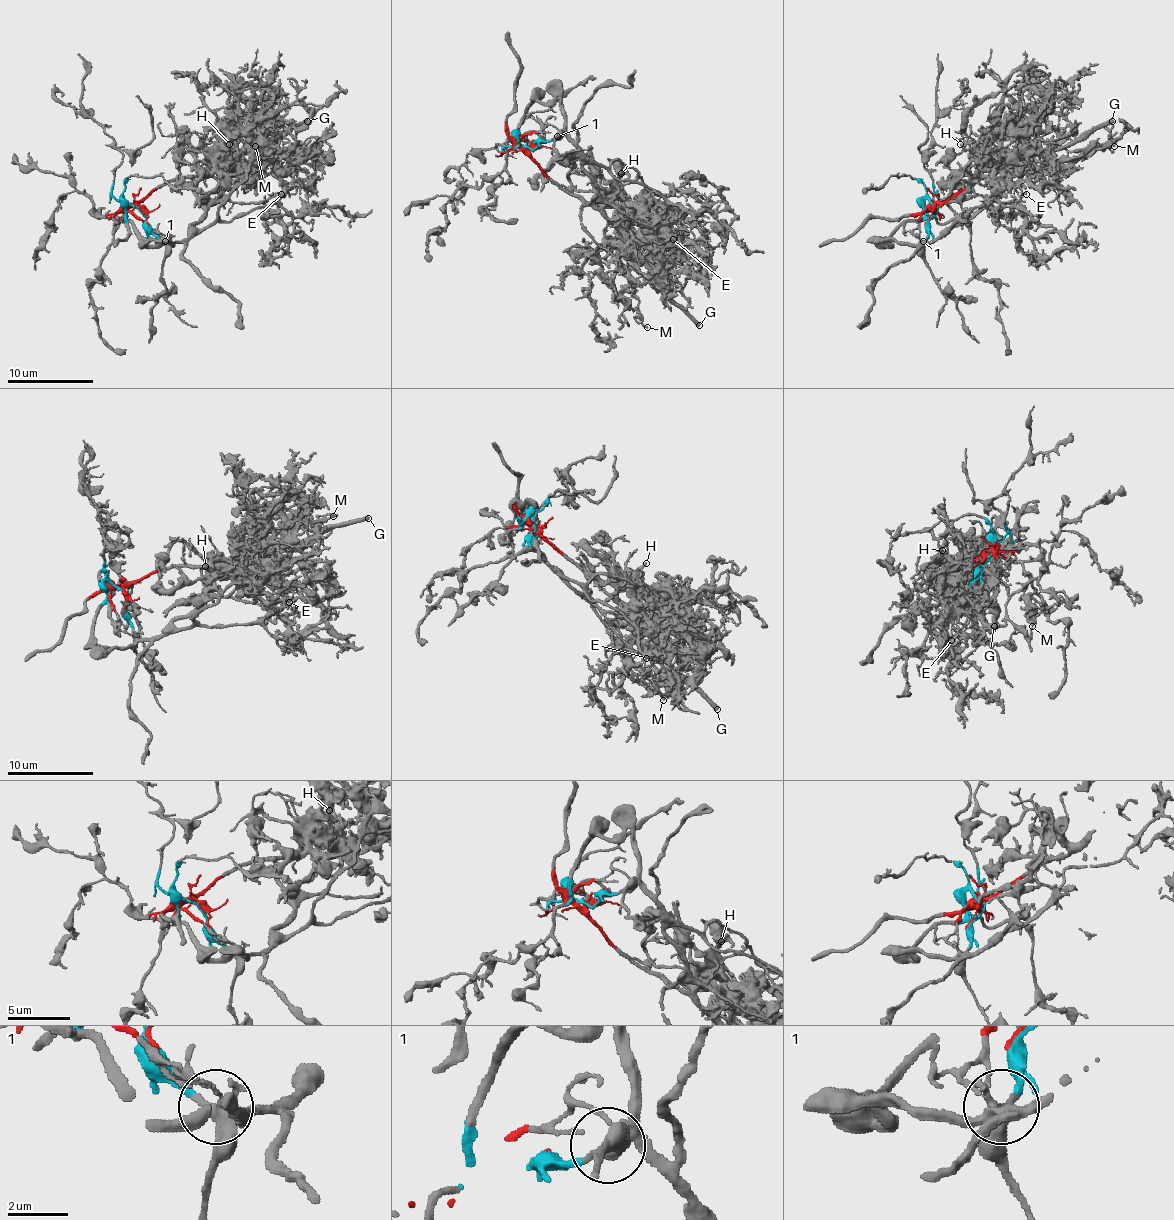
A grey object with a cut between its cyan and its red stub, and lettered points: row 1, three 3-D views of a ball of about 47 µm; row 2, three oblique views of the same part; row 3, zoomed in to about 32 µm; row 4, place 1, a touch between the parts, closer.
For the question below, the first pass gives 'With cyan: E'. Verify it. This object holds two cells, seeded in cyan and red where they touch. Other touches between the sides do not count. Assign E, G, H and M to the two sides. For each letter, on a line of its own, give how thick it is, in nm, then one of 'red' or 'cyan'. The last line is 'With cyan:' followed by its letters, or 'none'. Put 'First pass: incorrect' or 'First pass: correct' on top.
First pass: incorrect
E: calibre 80 nm; cyan
G: calibre 400 nm; red
H: calibre 200 nm; red
M: calibre 170 nm; cyan
With cyan: E, M

